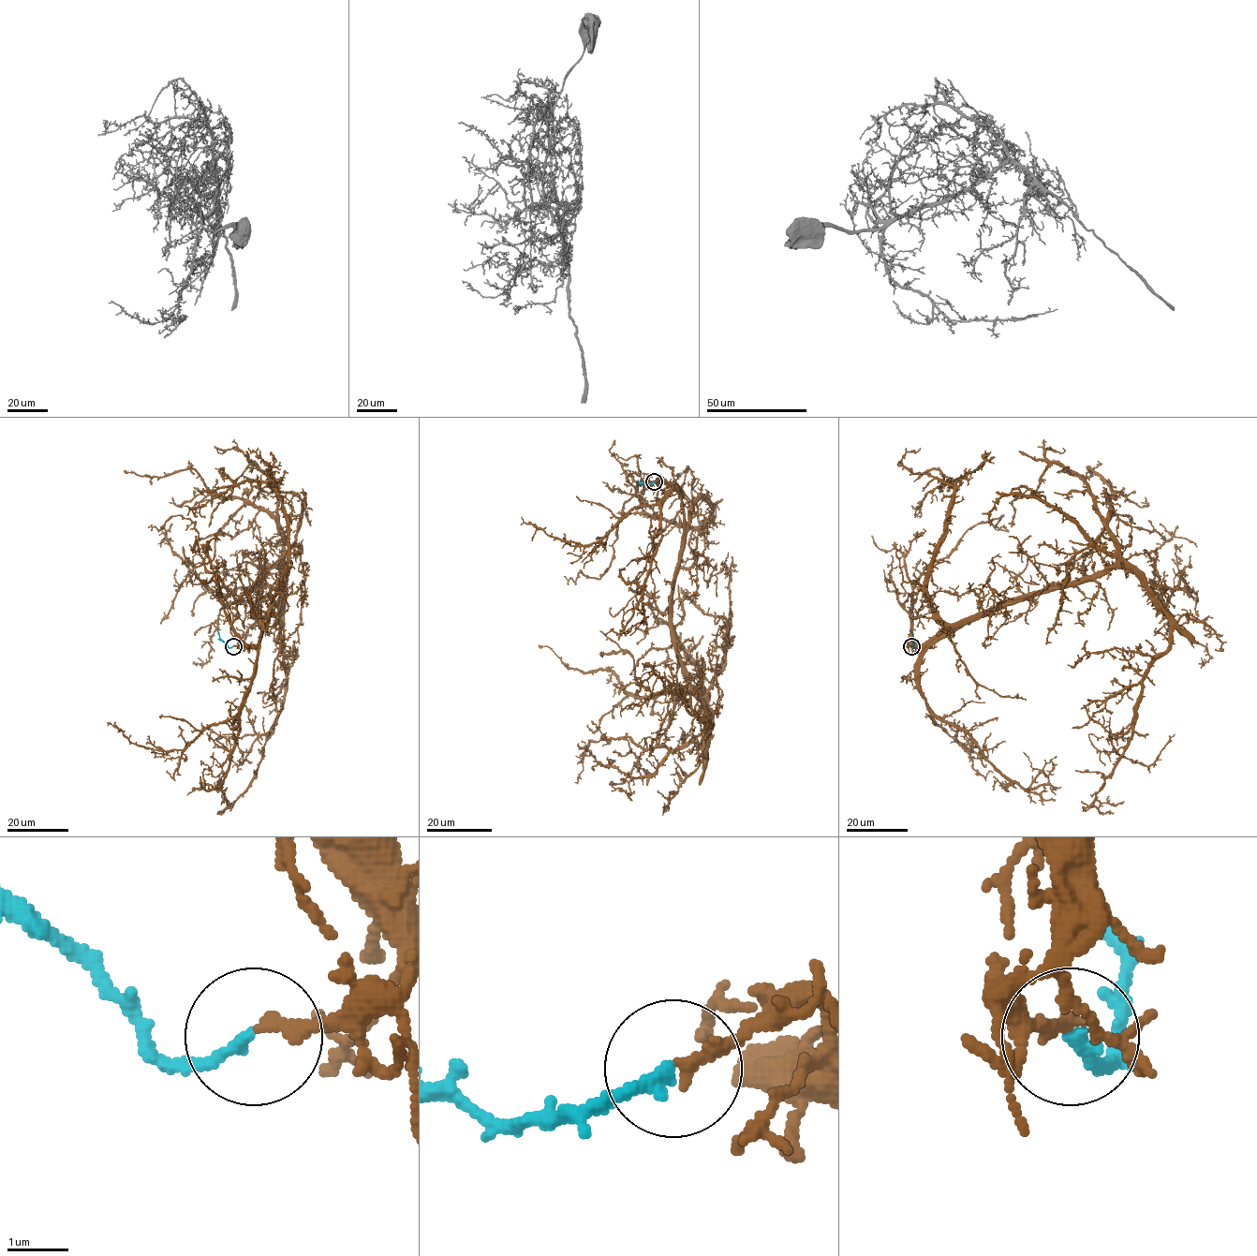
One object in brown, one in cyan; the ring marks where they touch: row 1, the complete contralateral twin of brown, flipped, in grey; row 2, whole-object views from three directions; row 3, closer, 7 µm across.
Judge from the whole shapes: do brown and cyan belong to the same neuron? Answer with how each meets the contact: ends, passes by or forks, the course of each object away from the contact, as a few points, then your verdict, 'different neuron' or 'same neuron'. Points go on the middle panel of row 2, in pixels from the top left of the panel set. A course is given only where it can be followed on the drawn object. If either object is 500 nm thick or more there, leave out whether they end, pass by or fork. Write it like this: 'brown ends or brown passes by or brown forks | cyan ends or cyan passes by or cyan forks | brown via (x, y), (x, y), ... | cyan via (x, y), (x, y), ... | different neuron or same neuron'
brown ends | cyan ends | brown via (654, 481), (682, 501), (672, 630), (707, 755), (709, 726), (677, 692), (651, 745), (656, 760) | cyan via (654, 481), (643, 485), (638, 480) | same neuron

